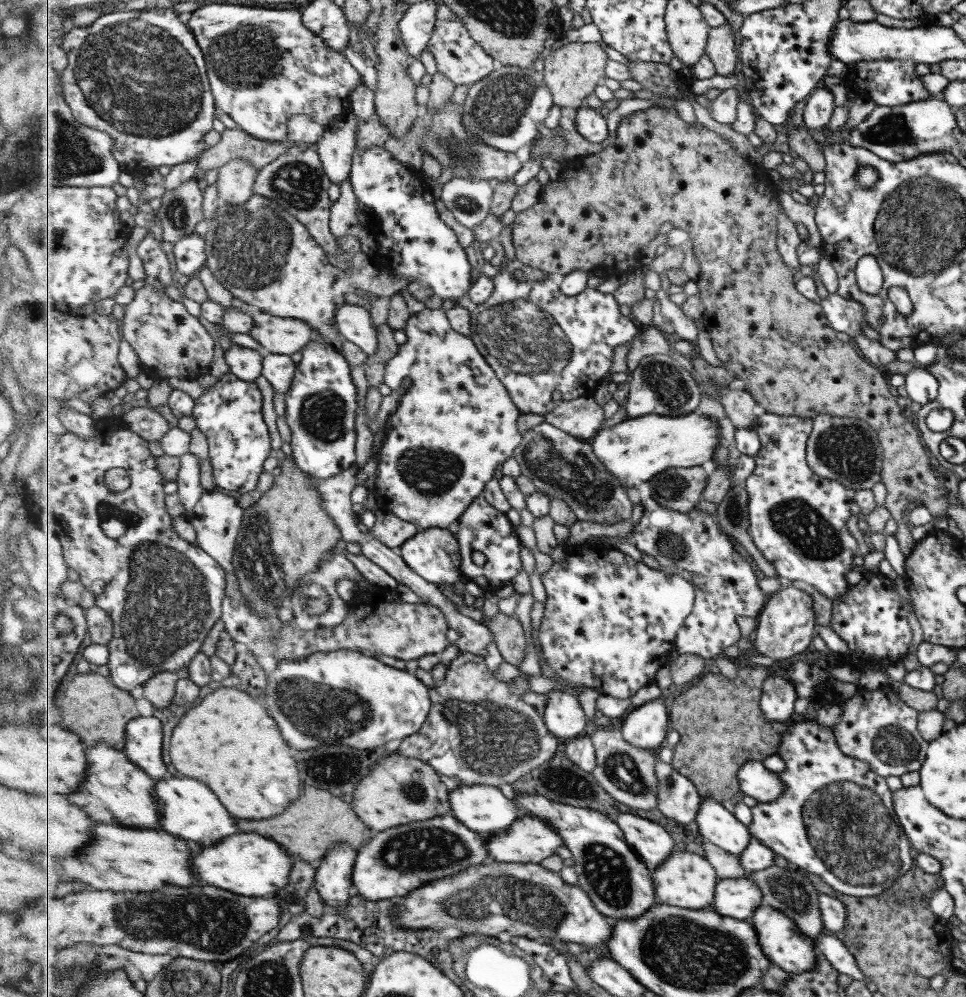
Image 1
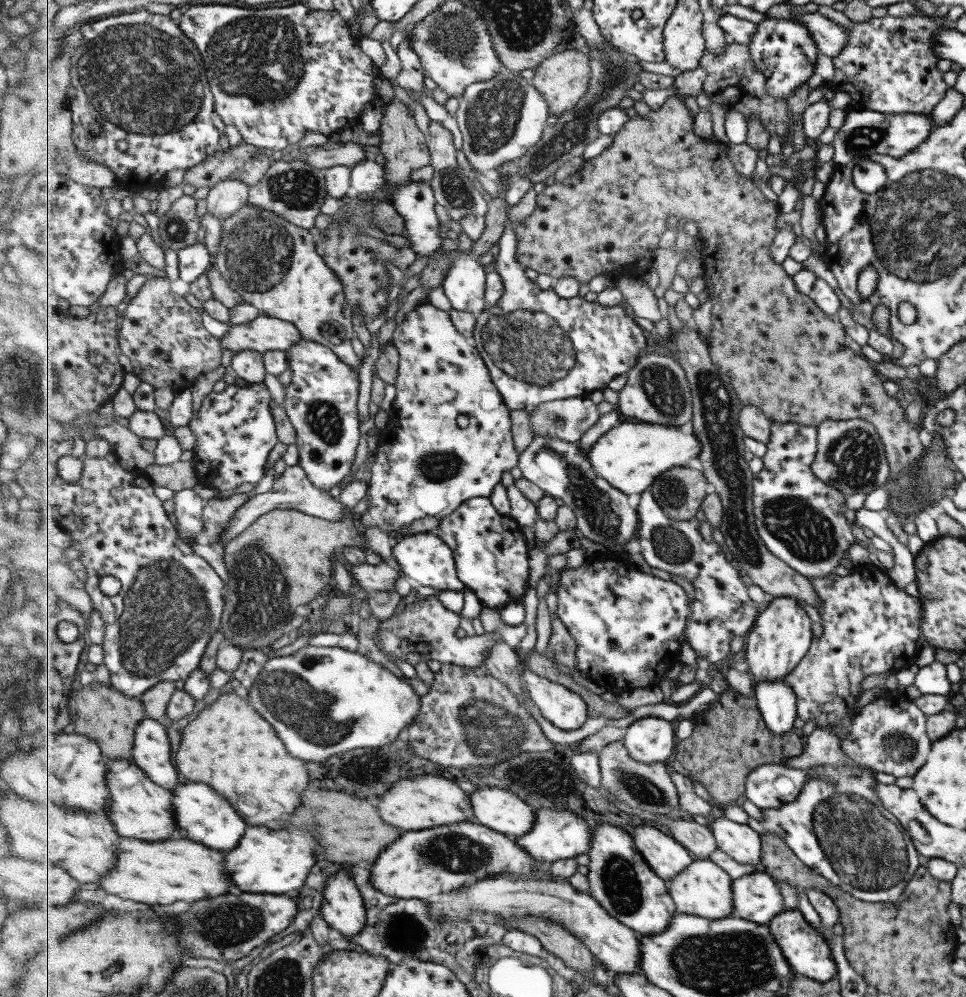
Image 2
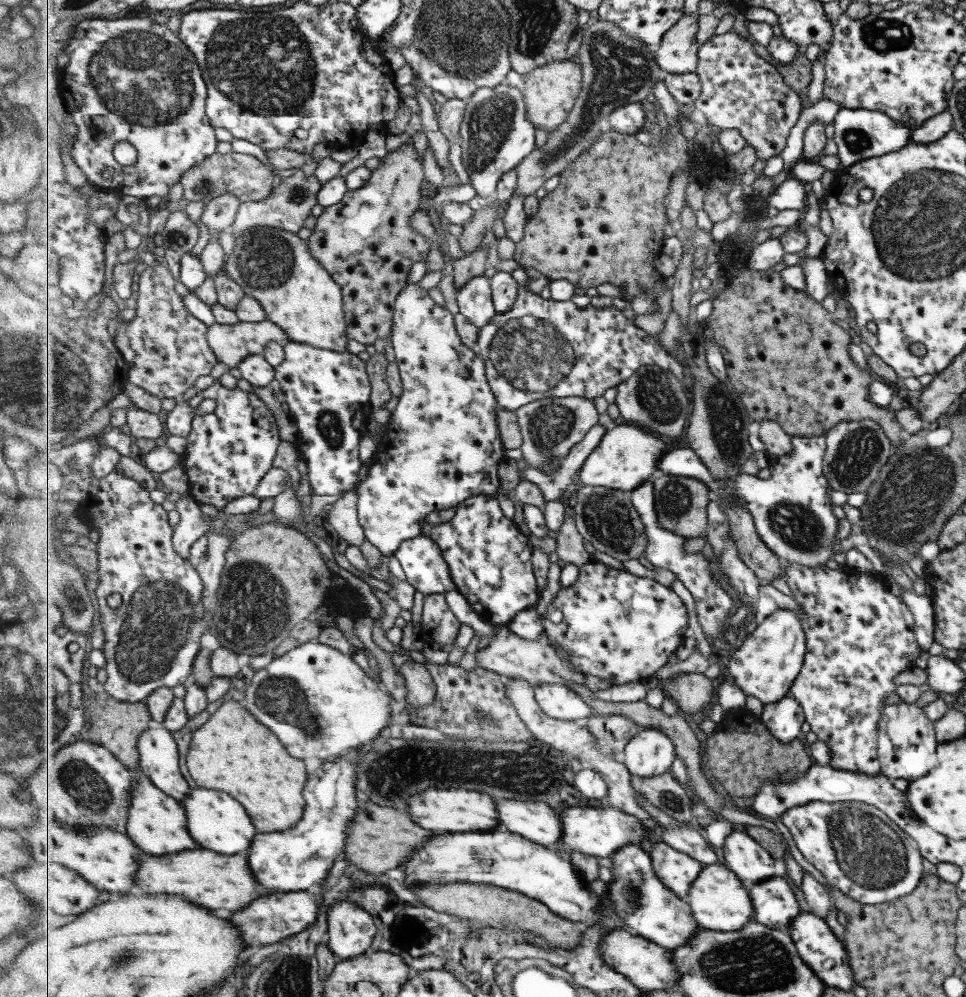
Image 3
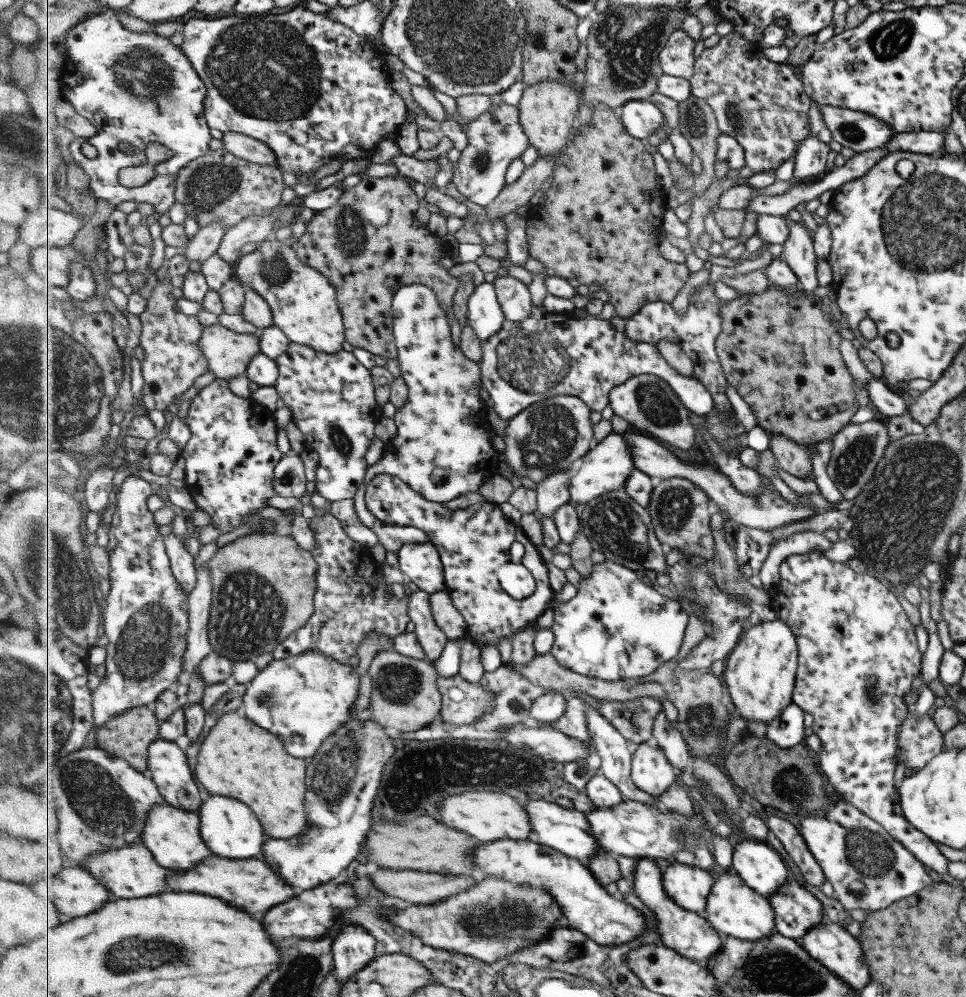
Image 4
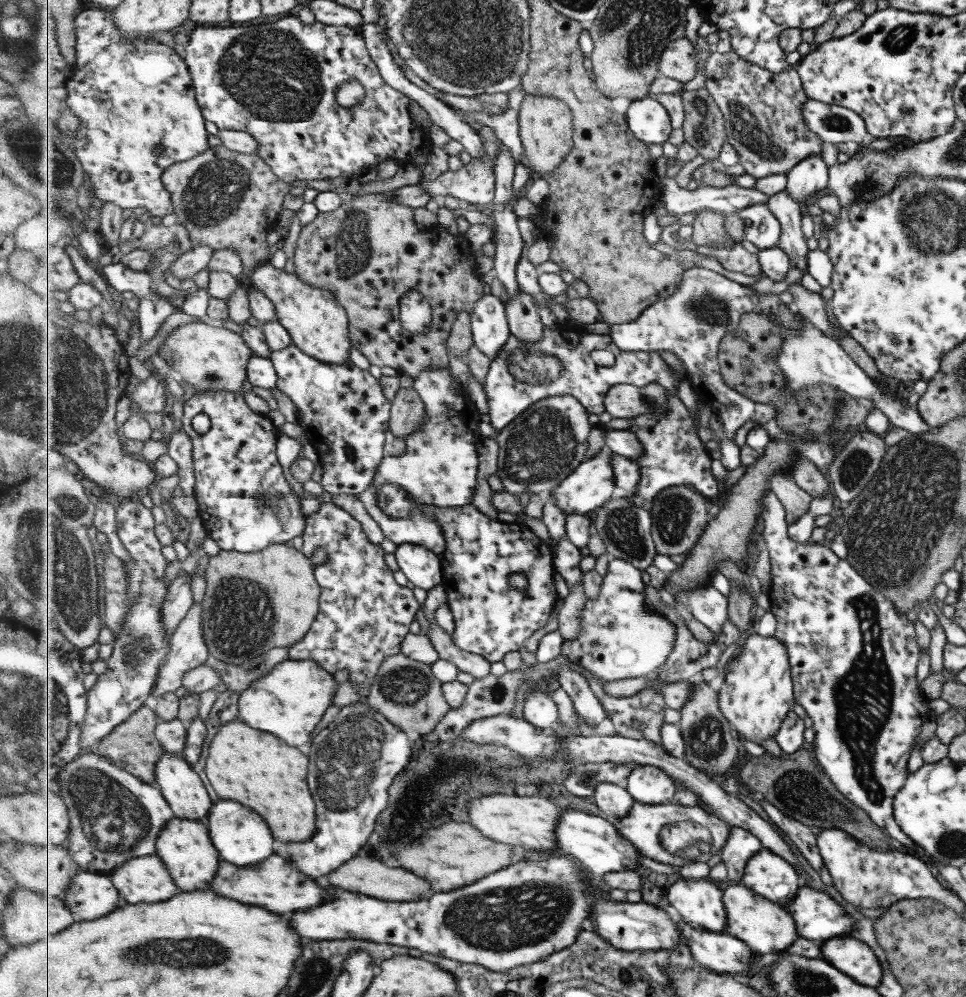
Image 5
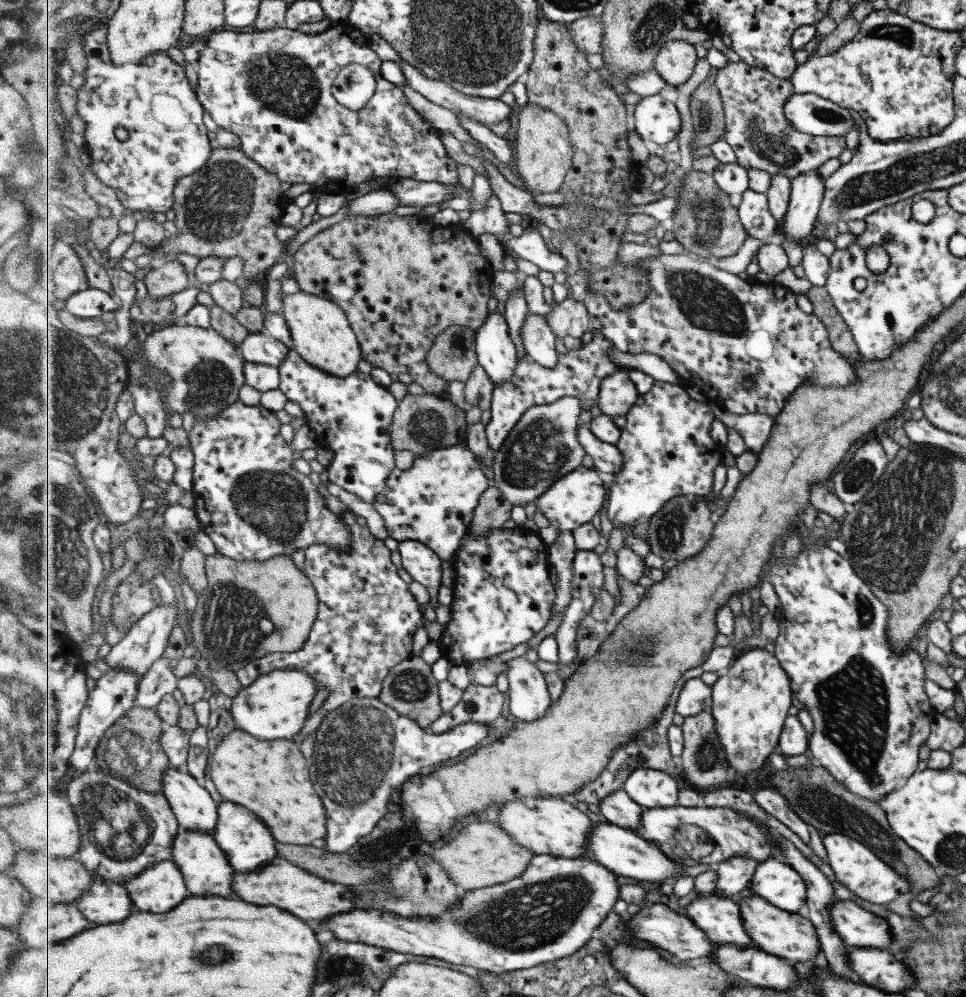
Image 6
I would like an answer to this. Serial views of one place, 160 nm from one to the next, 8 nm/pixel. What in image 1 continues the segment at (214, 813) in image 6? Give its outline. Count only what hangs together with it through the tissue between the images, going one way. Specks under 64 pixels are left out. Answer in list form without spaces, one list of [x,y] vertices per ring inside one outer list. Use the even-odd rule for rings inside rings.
[[[138,716],[127,726],[125,754],[154,779],[163,780],[167,764],[163,762],[163,723],[156,716]]]

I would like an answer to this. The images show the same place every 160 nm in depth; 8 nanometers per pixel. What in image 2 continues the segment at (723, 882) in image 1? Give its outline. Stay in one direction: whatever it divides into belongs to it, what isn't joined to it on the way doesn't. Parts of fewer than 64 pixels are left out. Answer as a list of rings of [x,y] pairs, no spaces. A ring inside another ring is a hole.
[[[760,869],[733,881],[733,917],[741,917],[762,925],[787,910],[777,880]]]

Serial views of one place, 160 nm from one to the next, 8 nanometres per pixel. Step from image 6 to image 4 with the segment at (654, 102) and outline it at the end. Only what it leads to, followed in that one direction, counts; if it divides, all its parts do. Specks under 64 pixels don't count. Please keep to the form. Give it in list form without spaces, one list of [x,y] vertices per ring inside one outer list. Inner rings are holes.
[[[632,100],[624,104],[619,110],[620,119],[627,129],[627,133],[631,134],[634,138],[646,140],[650,135],[655,134],[658,128],[665,126],[665,118],[663,112],[652,104],[649,100]]]

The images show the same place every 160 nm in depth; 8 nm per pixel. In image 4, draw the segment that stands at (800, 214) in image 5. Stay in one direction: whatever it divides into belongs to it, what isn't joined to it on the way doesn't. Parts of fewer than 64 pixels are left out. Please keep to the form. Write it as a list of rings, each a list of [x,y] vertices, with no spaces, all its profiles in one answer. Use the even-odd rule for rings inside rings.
[[[790,219],[788,223],[792,233],[789,240],[783,244],[781,257],[791,265],[800,280],[799,284],[810,293],[818,286],[817,276],[815,276],[818,260],[813,253],[811,233],[806,228],[806,224]]]

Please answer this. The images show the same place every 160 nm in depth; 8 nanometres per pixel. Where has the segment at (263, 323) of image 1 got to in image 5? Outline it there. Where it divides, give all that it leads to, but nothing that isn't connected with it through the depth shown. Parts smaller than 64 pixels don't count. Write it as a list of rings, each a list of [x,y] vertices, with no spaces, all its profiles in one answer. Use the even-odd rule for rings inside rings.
[[[212,321],[187,323],[174,329],[165,338],[158,354],[167,364],[171,364],[172,372],[185,390],[191,385],[195,388],[195,394],[203,391],[241,391],[247,406],[253,412],[266,415],[270,410],[269,404],[253,390],[242,391],[245,380],[248,380],[248,366],[255,352],[241,332],[233,332]]]

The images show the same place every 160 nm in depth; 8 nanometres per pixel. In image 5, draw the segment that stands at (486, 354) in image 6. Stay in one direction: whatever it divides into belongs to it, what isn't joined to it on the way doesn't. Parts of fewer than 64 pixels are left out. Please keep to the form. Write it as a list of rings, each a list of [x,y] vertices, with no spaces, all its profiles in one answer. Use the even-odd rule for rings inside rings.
[[[489,293],[471,312],[474,343],[493,360],[512,334],[506,313],[506,303]]]

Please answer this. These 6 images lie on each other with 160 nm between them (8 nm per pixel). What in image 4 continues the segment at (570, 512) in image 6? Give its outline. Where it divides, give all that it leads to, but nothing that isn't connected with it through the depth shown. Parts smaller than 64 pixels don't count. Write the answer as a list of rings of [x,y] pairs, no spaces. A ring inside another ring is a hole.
[[[611,432],[600,443],[594,444],[575,467],[571,478],[571,489],[569,489],[571,500],[588,506],[591,500],[599,499],[607,492],[625,489],[625,484],[635,470],[636,460],[626,436],[624,433]]]

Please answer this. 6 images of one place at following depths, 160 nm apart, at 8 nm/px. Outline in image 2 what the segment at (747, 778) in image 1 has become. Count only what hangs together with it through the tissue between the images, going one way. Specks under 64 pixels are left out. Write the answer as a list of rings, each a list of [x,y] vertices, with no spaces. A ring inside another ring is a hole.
[[[762,764],[748,774],[746,796],[759,809],[781,808],[798,799],[810,772],[784,764]]]

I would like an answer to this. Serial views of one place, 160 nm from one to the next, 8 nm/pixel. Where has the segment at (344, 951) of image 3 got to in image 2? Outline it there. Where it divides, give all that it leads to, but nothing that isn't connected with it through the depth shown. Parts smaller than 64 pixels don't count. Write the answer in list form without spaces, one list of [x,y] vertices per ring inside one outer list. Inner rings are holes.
[[[339,871],[328,876],[320,911],[343,938],[352,940],[362,933],[368,921],[368,912],[353,873]]]

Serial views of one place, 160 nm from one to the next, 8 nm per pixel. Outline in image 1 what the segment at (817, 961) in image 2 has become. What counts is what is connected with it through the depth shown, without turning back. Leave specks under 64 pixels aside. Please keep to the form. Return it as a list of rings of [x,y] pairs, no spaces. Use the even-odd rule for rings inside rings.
[[[763,904],[755,909],[749,921],[757,929],[763,953],[769,957],[769,961],[773,965],[795,975],[815,970],[814,942],[807,938],[805,933],[797,926],[797,923],[784,912]]]

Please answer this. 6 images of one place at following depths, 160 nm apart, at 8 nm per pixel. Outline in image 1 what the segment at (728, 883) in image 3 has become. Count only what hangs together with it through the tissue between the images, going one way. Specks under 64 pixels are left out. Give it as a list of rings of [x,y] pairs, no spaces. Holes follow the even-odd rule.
[[[677,848],[660,867],[653,871],[656,883],[656,900],[666,905],[710,910],[714,903],[717,881],[720,879],[715,867],[699,853]]]

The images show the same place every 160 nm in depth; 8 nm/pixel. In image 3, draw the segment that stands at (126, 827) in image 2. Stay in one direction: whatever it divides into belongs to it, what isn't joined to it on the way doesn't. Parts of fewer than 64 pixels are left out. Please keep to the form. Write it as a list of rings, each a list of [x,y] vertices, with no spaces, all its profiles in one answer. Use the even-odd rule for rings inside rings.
[[[137,769],[137,775],[140,777],[134,782],[132,790],[132,805],[129,809],[126,834],[137,840],[137,846],[155,856],[197,848],[197,842],[191,838],[187,830],[187,812],[183,804],[173,796],[169,796],[169,793],[157,788],[142,769]]]

